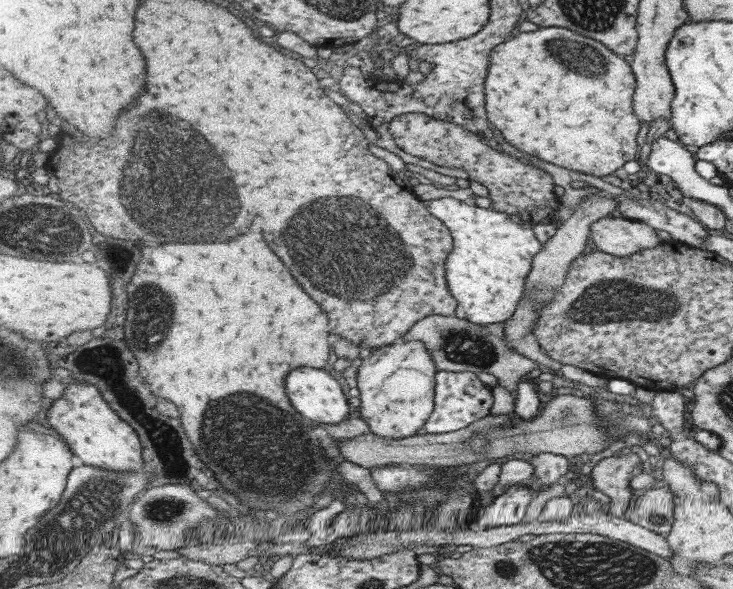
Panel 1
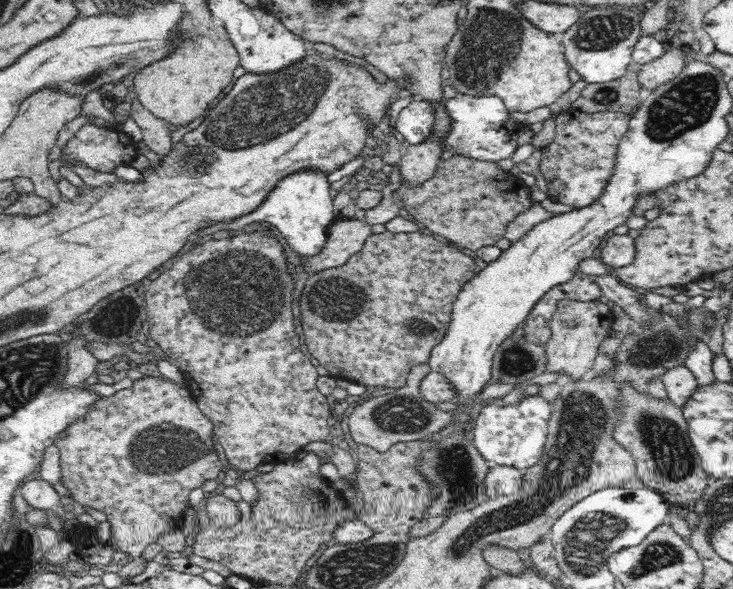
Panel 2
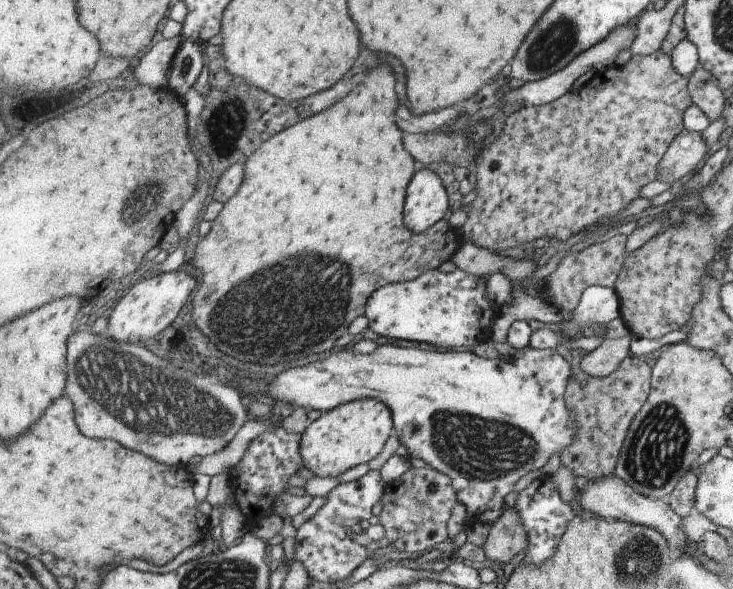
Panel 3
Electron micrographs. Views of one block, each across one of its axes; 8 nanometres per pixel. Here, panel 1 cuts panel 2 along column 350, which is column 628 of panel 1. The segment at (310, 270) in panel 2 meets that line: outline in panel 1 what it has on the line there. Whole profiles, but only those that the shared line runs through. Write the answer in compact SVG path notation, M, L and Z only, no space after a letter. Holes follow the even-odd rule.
M605 217L591 225L592 242L599 251L630 257L664 243L656 228L644 222L621 217Z

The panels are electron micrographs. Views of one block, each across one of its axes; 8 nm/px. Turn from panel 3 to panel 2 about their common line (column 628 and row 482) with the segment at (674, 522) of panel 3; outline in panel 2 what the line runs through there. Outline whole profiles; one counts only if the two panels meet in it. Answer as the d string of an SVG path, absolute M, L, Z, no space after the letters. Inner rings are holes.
M491 465L483 478L483 486L488 499L518 492L520 484L522 484L522 474L517 468L506 465Z

